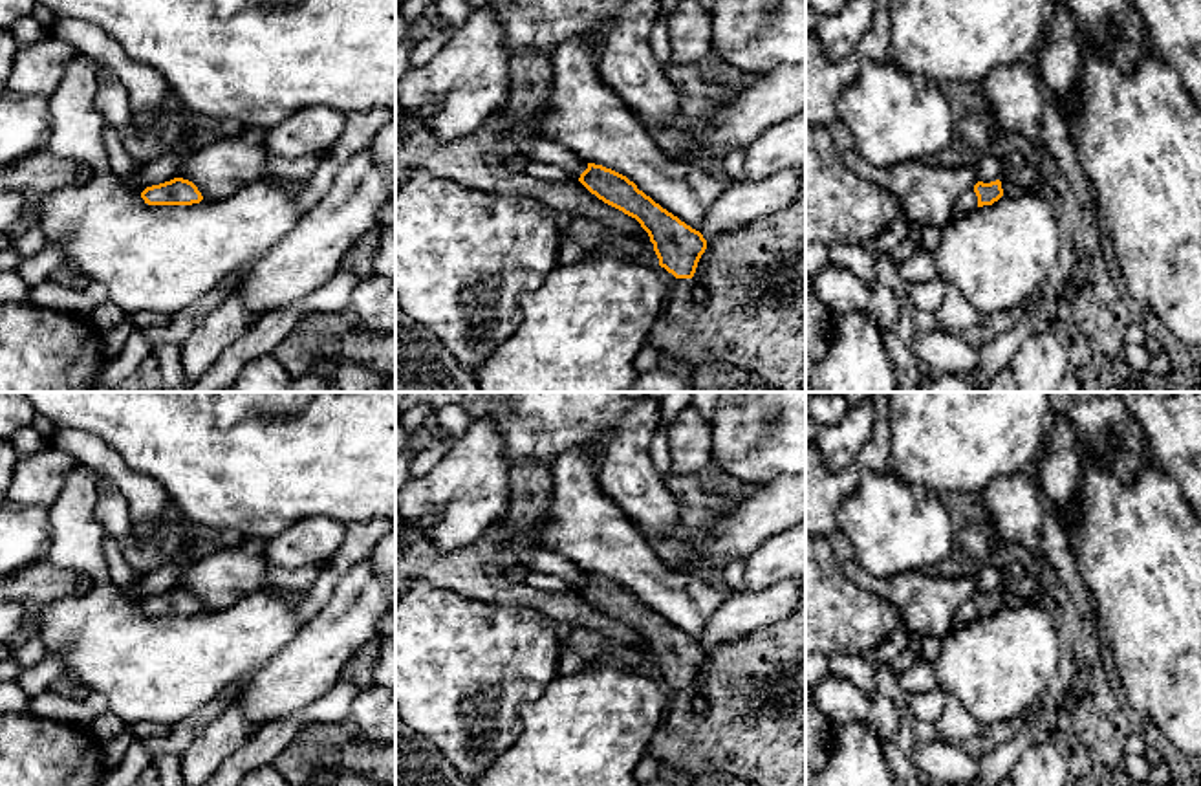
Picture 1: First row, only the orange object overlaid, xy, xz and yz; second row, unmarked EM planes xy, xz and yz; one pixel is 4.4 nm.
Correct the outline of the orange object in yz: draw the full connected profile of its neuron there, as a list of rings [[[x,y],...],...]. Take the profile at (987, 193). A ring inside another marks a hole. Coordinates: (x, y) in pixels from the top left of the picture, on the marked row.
[[[978,181],[970,191],[967,191],[954,207],[952,218],[961,218],[963,214],[974,211],[976,207],[992,205],[1003,196],[1001,181],[983,183]]]

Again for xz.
[[[588,163],[579,181],[604,203],[635,218],[648,233],[659,266],[676,278],[692,278],[707,249],[703,235],[663,209],[626,176]]]

